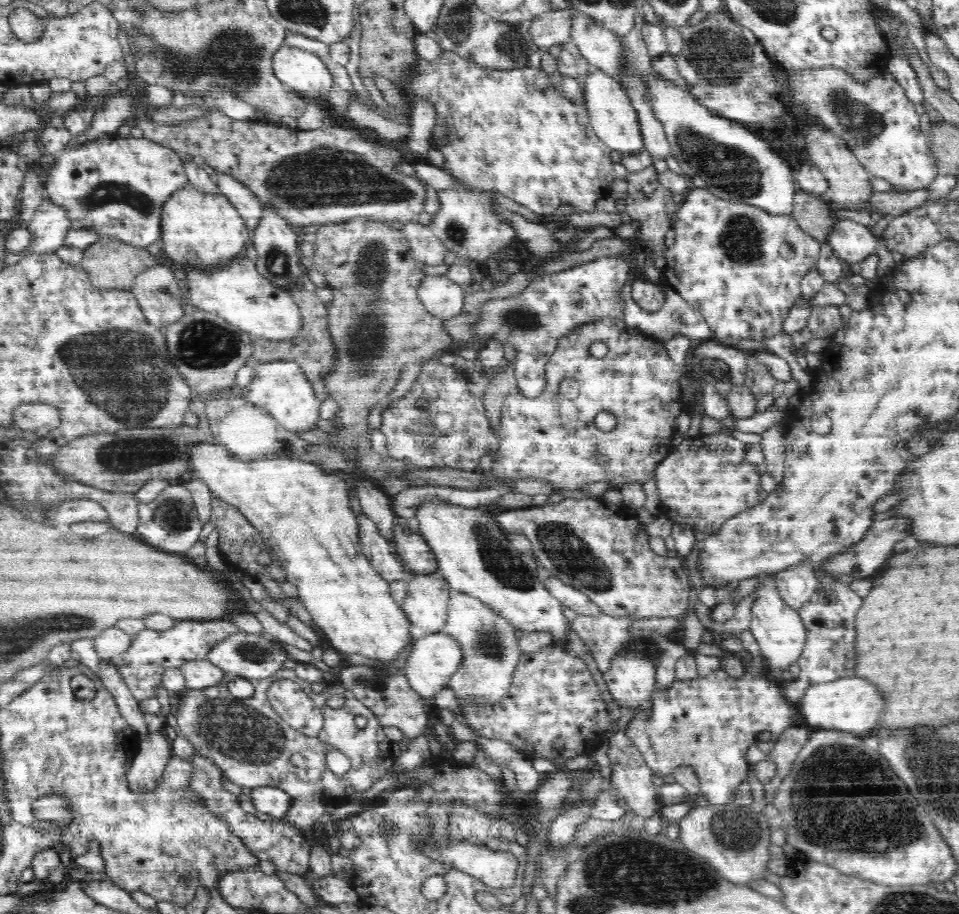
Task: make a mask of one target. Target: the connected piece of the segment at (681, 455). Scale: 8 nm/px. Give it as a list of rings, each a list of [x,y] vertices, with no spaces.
[[[730,431],[684,438],[656,466],[655,479],[661,512],[679,525],[714,534],[732,516],[754,508],[767,496],[760,485],[765,463],[752,464],[745,458],[746,448]]]

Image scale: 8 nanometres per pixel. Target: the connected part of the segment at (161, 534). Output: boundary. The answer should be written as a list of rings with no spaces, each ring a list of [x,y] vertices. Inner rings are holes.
[[[183,480],[173,481],[152,502],[139,503],[137,509],[139,523],[136,536],[154,548],[172,554],[183,554],[200,540],[203,524],[198,519],[192,493],[183,485]]]

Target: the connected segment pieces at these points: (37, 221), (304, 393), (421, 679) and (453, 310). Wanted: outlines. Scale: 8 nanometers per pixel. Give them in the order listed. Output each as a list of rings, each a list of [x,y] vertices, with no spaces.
[[[48,198],[42,200],[34,216],[24,226],[32,234],[33,242],[22,256],[55,253],[65,246],[68,232],[72,229],[68,211]]]
[[[276,360],[255,366],[252,383],[242,388],[241,392],[246,402],[272,414],[286,430],[294,433],[316,429],[316,422],[320,420],[321,402],[314,396],[312,384],[302,367],[295,362]]]
[[[446,632],[419,633],[413,644],[404,672],[410,686],[423,698],[433,696],[445,686],[449,686],[450,679],[460,665],[463,664],[464,654],[460,644]]]
[[[429,275],[420,281],[417,295],[432,316],[443,320],[462,312],[466,293],[447,275]]]

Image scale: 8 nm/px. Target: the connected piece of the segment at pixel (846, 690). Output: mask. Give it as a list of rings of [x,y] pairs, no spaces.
[[[844,676],[832,682],[807,686],[799,706],[800,717],[811,729],[840,730],[852,734],[866,734],[874,728],[876,720],[884,710],[884,700],[880,692],[866,680],[854,676]]]

